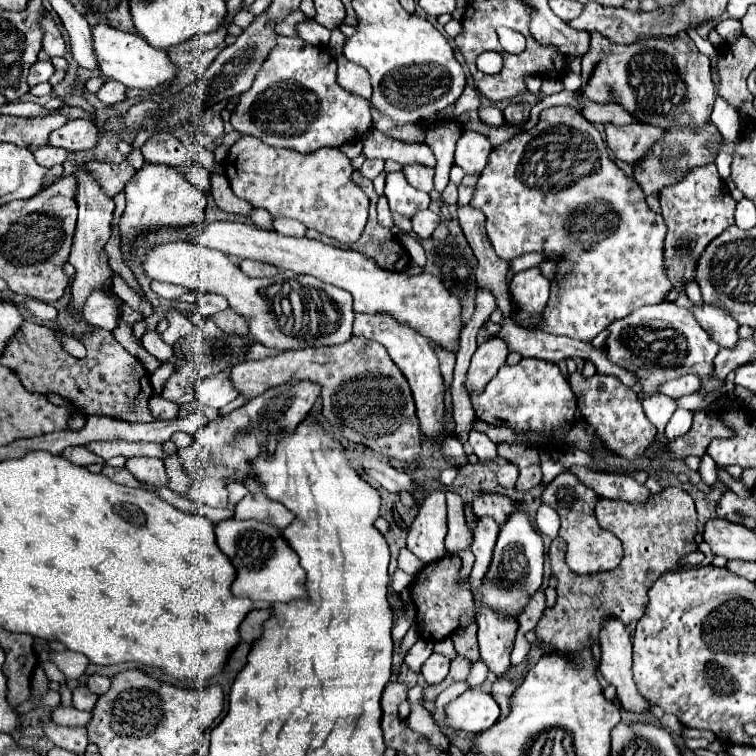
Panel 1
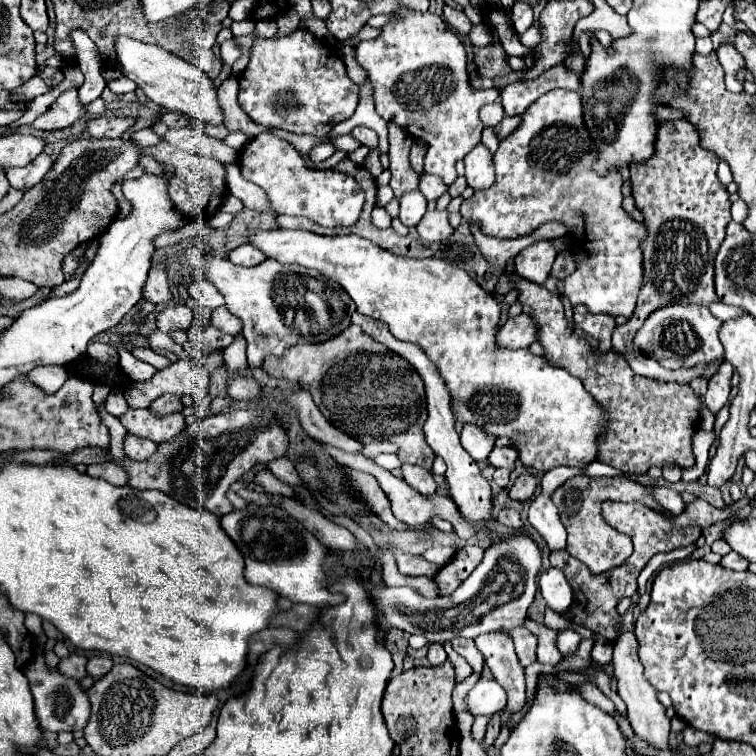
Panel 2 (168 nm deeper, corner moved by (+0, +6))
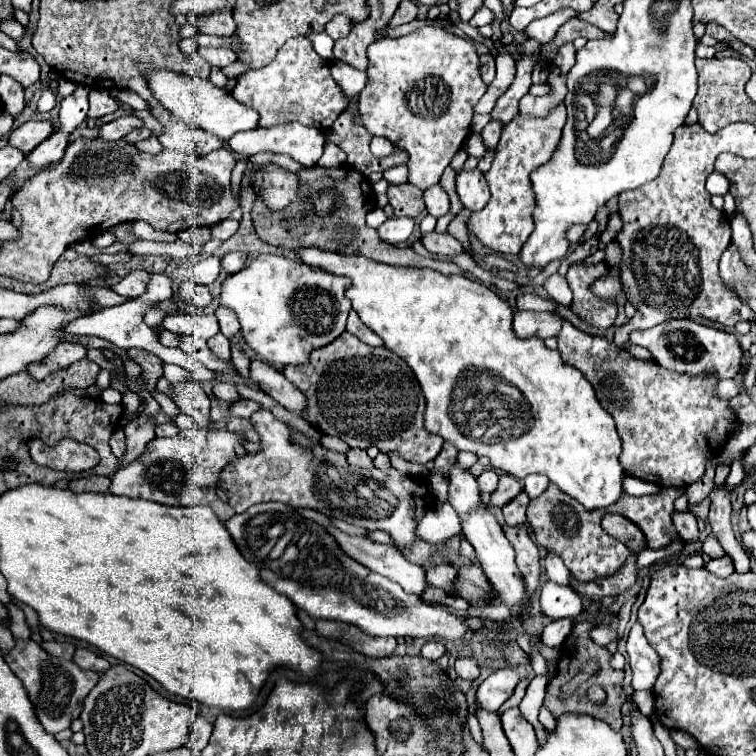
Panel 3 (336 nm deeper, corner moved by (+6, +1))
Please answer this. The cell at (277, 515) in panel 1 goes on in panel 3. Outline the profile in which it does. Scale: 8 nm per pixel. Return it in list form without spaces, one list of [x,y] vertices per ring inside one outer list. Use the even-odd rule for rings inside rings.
[[[335,527],[325,529],[349,557],[369,567],[369,571],[399,583],[405,589],[405,593],[421,595],[427,587],[425,569],[421,565],[413,565],[411,561],[407,561],[401,551],[387,545],[379,545],[367,537],[349,537]]]

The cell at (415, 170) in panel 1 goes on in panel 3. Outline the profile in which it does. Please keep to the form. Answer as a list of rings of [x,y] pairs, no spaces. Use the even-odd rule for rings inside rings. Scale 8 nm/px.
[[[433,185],[433,187],[425,189],[423,199],[425,199],[427,213],[431,213],[435,217],[441,217],[441,215],[445,215],[449,211],[449,197],[443,191],[441,185]]]

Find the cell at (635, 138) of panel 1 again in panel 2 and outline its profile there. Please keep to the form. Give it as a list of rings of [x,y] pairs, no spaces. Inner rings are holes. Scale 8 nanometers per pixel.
[[[671,120],[671,122],[663,122],[659,126],[659,140],[655,142],[655,156],[647,162],[647,164],[635,164],[631,166],[631,192],[635,198],[635,206],[643,212],[643,224],[647,228],[647,238],[641,244],[641,252],[643,252],[643,288],[639,292],[637,298],[637,308],[633,312],[633,316],[615,328],[613,332],[613,348],[617,352],[623,352],[623,356],[627,358],[627,362],[631,364],[631,368],[635,372],[639,372],[641,376],[651,376],[655,380],[677,380],[683,384],[689,384],[693,378],[697,376],[705,376],[711,378],[717,370],[719,364],[711,364],[711,366],[697,366],[697,368],[679,368],[679,370],[665,370],[661,364],[657,364],[653,358],[649,358],[647,354],[643,354],[635,344],[633,344],[633,336],[635,332],[643,326],[643,322],[649,318],[649,314],[653,314],[657,308],[667,306],[667,304],[699,304],[699,306],[709,306],[711,302],[719,300],[715,294],[715,254],[725,238],[725,228],[731,222],[731,214],[729,214],[729,194],[725,190],[723,184],[719,184],[717,180],[717,154],[705,150],[701,146],[699,140],[699,132],[693,128],[693,124],[689,124],[687,120]]]

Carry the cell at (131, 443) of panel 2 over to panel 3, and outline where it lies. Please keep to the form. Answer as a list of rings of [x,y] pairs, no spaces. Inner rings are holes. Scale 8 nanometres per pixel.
[[[117,427],[117,429],[113,431],[113,437],[111,437],[109,445],[111,445],[111,451],[113,451],[113,455],[115,455],[117,459],[121,459],[121,457],[125,455],[125,433],[123,433],[121,427]]]

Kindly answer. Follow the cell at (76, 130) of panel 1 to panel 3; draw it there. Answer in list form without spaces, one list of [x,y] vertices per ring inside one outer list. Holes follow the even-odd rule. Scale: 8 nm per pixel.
[[[123,115],[111,123],[105,123],[101,129],[99,129],[99,137],[105,139],[105,141],[117,141],[117,139],[123,139],[129,131],[137,129],[137,127],[143,127],[143,123],[133,117],[133,115]]]

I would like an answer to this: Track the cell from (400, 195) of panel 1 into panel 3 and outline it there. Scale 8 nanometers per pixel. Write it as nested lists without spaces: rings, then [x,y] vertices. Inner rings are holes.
[[[395,217],[395,219],[385,221],[377,231],[383,241],[391,245],[399,245],[411,237],[413,227],[415,227],[415,221],[411,217]]]

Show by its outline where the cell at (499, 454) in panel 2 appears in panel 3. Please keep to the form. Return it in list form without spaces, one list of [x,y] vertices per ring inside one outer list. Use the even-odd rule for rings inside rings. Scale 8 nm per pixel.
[[[505,473],[499,477],[499,487],[497,491],[493,493],[489,505],[495,505],[495,507],[503,507],[505,503],[509,503],[517,493],[521,493],[521,485],[515,477],[507,477]]]

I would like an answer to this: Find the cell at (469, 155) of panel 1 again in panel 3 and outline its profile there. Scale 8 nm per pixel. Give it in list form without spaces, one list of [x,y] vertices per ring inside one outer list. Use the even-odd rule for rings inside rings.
[[[479,169],[461,171],[457,175],[457,193],[467,209],[483,209],[489,201],[489,185],[485,181],[485,175]]]

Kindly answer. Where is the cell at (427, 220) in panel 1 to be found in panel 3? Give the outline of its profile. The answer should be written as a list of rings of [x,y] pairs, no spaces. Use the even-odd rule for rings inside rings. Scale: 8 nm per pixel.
[[[431,231],[431,233],[421,237],[421,243],[429,253],[435,253],[435,255],[459,255],[459,253],[463,253],[463,245],[449,233]]]

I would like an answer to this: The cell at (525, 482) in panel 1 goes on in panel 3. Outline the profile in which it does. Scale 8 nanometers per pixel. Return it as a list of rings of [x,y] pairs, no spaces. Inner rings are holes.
[[[519,493],[513,501],[509,501],[509,505],[503,507],[503,515],[505,515],[505,523],[507,525],[521,525],[525,523],[525,509],[529,505],[529,497],[525,493]]]

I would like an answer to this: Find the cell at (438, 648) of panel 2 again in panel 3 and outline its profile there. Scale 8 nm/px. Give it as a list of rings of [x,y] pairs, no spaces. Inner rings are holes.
[[[427,641],[427,643],[423,645],[423,649],[421,649],[421,655],[423,655],[425,659],[437,661],[437,659],[441,659],[441,657],[445,655],[445,647],[443,647],[443,643],[439,643],[439,641]]]

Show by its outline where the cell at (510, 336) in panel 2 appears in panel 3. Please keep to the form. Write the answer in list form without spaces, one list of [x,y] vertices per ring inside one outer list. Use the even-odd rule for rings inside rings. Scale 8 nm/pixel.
[[[517,311],[513,317],[513,331],[521,339],[533,335],[547,339],[555,337],[561,329],[561,317],[557,313],[537,313],[537,311]]]

